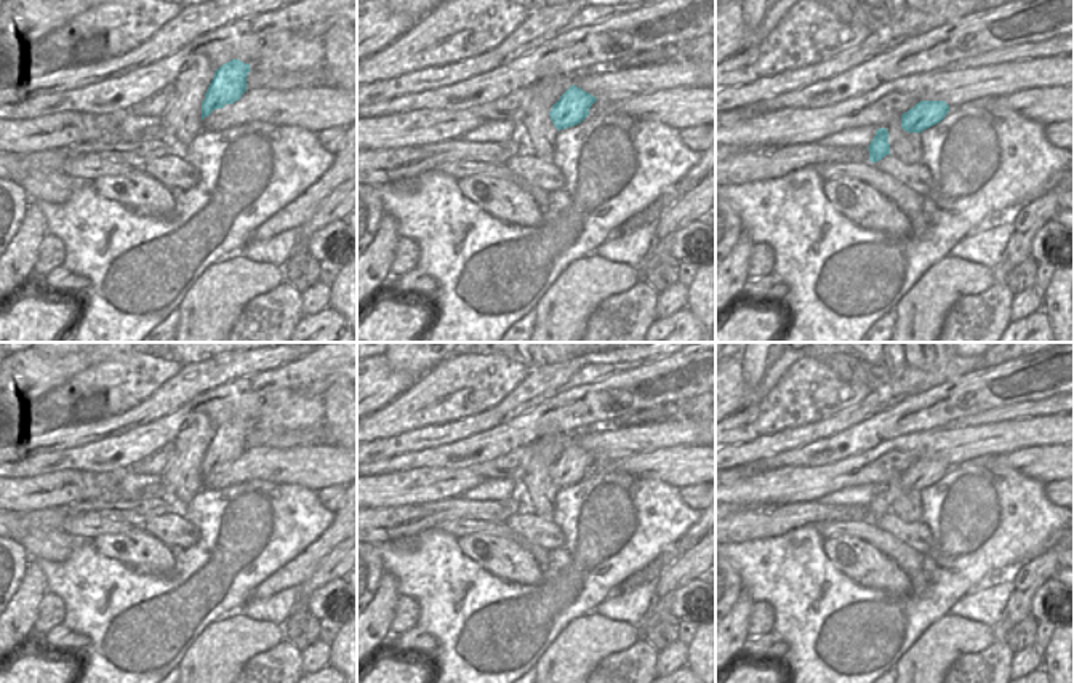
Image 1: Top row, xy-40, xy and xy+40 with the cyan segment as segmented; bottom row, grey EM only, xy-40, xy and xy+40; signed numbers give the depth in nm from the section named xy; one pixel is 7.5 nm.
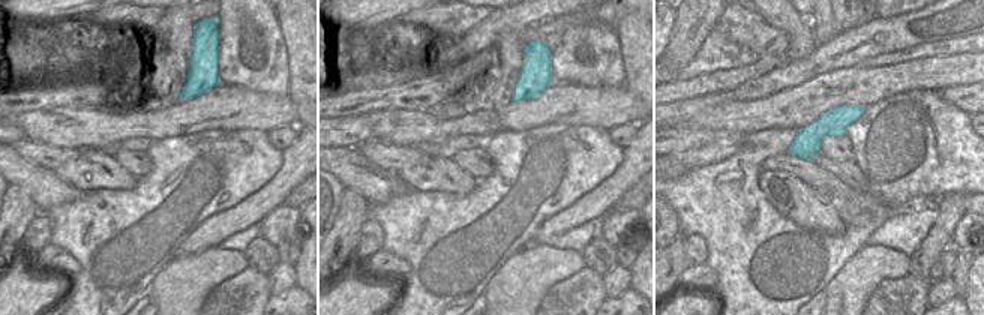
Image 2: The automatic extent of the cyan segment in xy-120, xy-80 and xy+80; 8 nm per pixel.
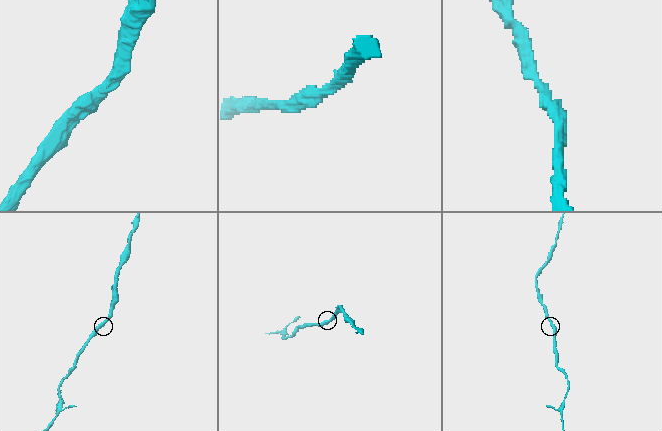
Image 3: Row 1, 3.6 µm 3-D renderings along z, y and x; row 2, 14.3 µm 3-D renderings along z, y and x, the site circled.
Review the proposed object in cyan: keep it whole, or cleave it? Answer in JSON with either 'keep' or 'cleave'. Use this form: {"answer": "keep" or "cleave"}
{"answer": "keep"}

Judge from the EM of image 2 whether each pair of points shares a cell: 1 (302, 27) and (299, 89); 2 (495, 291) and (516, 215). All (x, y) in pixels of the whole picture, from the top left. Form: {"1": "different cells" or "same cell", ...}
{"1": "same cell", "2": "different cells"}

